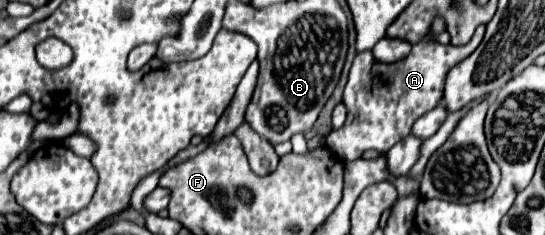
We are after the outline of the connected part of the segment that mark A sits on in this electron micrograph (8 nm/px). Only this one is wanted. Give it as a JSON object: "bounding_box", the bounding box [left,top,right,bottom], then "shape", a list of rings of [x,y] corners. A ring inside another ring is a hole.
{"bounding_box":[326,26,484,162],"shape":[[[478,26],[472,40],[466,46],[440,46],[430,42],[430,34],[412,46],[412,52],[394,64],[378,62],[372,52],[360,52],[354,58],[354,64],[350,68],[348,84],[344,88],[344,104],[348,110],[348,118],[342,128],[332,130],[326,136],[326,146],[344,162],[352,162],[362,156],[364,150],[376,148],[378,152],[388,152],[396,142],[400,142],[404,136],[410,134],[412,124],[426,114],[430,108],[436,108],[444,94],[444,80],[446,74],[462,62],[466,56],[470,56],[476,46],[484,38],[484,26]],[[366,82],[374,82],[378,86],[364,86]],[[388,82],[388,90],[380,84]]]}

